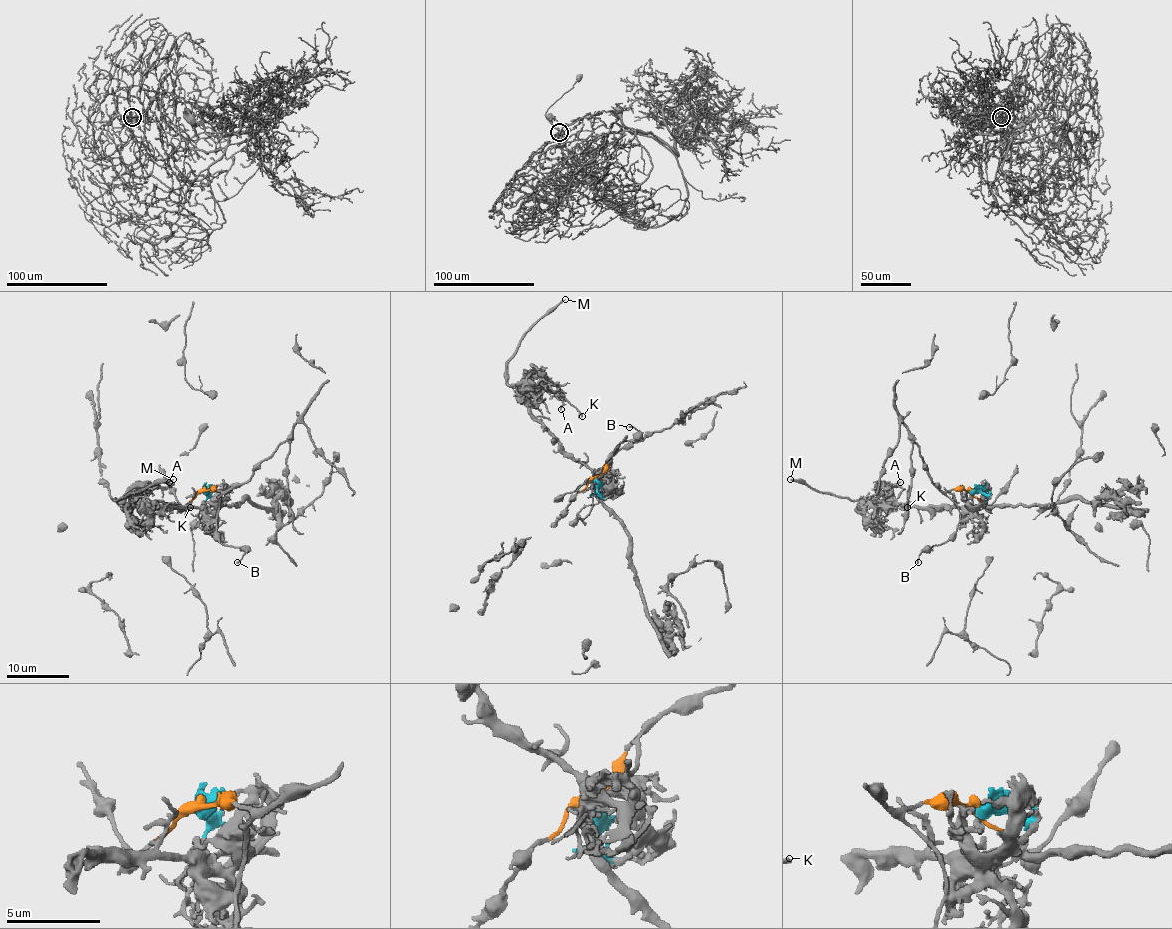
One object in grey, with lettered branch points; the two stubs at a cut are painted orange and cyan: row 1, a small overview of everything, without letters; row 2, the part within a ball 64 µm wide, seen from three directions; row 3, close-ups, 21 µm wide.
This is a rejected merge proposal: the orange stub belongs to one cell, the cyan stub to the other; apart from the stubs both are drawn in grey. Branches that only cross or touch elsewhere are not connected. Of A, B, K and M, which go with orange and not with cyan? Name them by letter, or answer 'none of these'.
B

